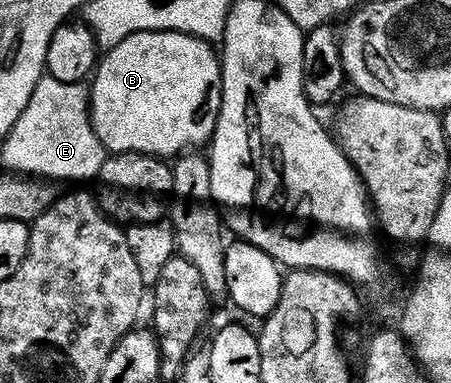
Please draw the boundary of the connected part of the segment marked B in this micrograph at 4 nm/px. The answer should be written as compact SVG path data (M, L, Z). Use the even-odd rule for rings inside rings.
M148 29L127 35L123 43L104 50L88 86L90 125L110 154L149 153L172 159L186 151L208 146L221 110L221 59L218 50L201 37L170 29Z

